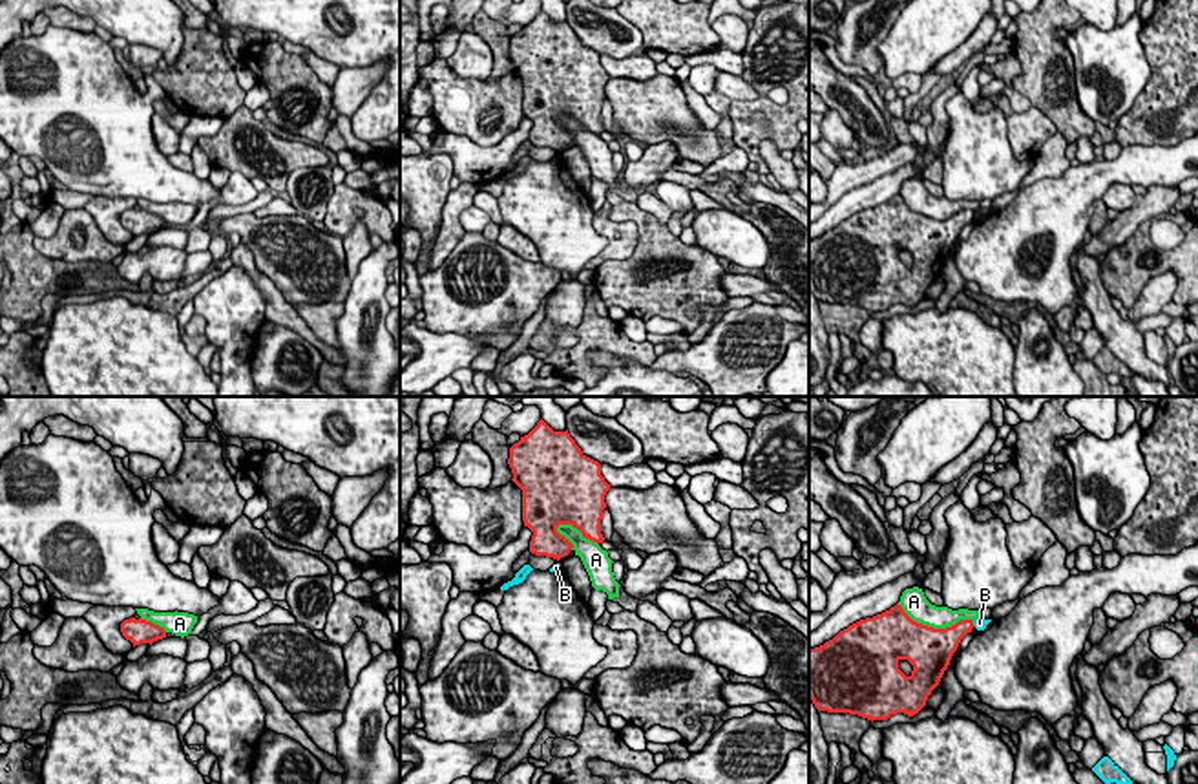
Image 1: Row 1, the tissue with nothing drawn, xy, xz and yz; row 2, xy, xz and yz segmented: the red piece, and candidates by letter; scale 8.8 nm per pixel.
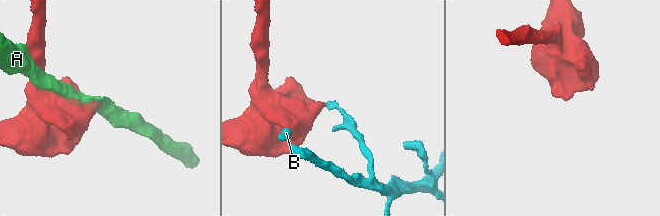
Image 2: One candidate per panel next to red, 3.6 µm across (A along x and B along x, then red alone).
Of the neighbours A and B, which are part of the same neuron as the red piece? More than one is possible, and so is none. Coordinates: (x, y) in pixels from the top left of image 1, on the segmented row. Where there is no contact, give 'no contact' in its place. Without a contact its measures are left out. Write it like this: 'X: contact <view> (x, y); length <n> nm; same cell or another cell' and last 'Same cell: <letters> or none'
A: contact yz (935, 629); length 700 nm; another cell
B: contact yz (972, 624); length 60 nm; another cell
Same cell: none

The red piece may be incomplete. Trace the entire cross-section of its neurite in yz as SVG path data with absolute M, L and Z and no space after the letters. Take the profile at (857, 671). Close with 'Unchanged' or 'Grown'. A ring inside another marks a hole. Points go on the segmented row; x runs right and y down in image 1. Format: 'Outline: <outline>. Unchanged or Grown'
Outline: M897 603L809 649L809 698L818 711L867 720L917 715L973 620L946 629L913 621Z. Unchanged

